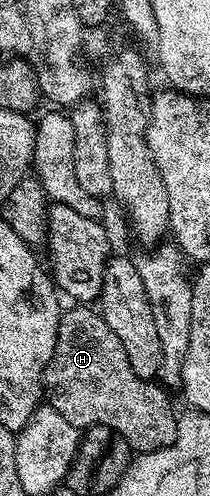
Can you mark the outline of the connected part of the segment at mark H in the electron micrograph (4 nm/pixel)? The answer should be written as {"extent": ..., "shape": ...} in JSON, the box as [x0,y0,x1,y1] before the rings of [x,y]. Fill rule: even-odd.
{"extent":[44,305,177,452],"shape":[[[72,305],[60,316],[60,328],[54,345],[52,359],[44,371],[44,390],[47,406],[58,409],[70,425],[81,429],[89,427],[109,427],[114,429],[128,442],[133,452],[161,451],[176,440],[177,412],[172,412],[172,403],[168,400],[169,392],[159,382],[143,379],[130,369],[126,349],[110,325],[106,325],[99,310],[88,305]]]}

